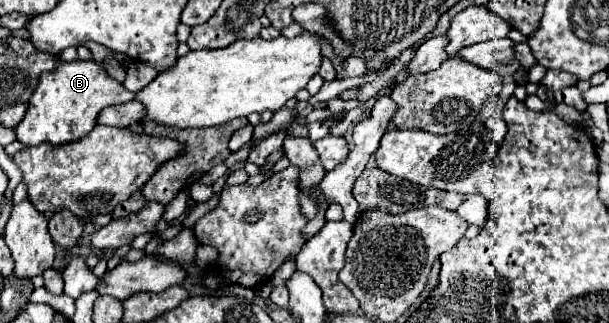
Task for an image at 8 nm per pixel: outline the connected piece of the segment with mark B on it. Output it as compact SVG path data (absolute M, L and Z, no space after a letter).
M58 58L58 68L54 68L54 72L42 72L42 78L38 78L38 86L30 96L26 116L16 126L16 136L26 146L40 146L42 142L74 142L84 138L96 126L96 116L102 108L130 100L134 100L134 92L126 90L124 84L110 78L98 62L64 62Z

